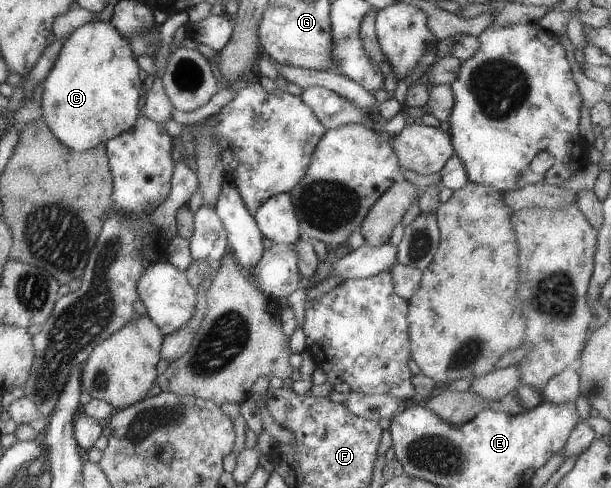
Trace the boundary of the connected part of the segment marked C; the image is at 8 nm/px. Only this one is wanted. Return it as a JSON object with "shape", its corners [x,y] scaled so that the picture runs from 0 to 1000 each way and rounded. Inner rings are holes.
{"shape":[[[147,43],[124,57],[100,92],[90,127],[67,168],[67,230],[80,266],[111,305],[126,314],[172,295],[183,279],[208,266],[226,240],[227,201],[234,168],[227,164],[227,135],[209,86],[178,43]]]}

